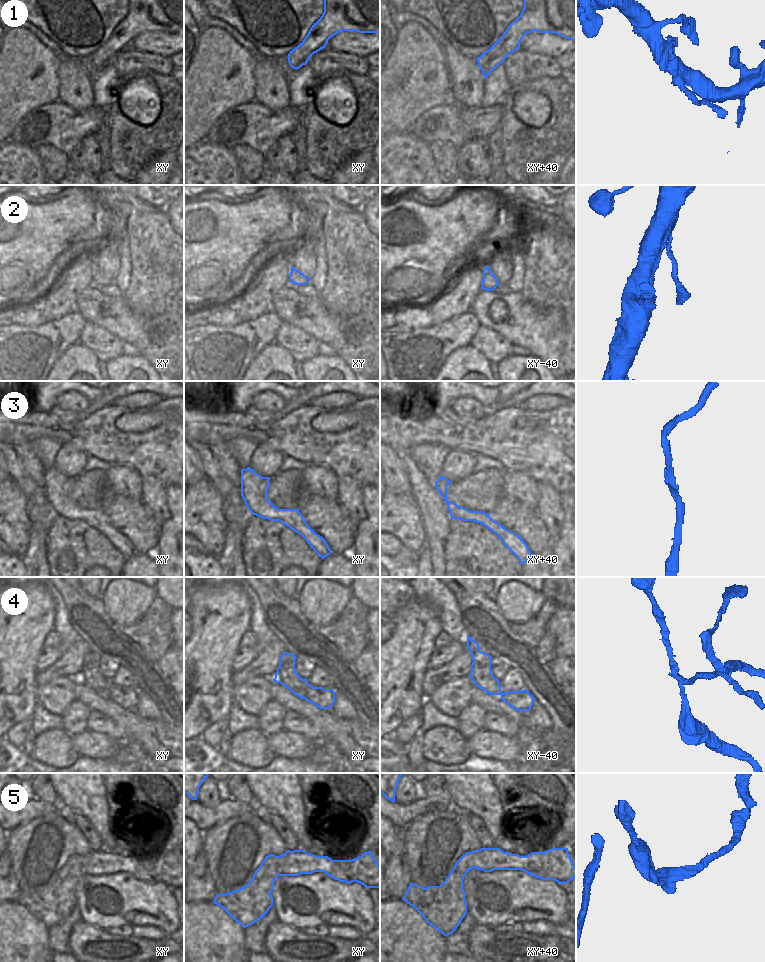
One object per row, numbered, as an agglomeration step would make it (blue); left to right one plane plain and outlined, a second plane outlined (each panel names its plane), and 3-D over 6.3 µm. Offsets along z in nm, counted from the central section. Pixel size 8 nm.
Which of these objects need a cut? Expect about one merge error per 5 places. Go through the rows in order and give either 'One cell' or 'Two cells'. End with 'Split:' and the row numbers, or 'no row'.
1: Two cells
2: One cell
3: One cell
4: Two cells
5: One cell
Split: 1, 4.

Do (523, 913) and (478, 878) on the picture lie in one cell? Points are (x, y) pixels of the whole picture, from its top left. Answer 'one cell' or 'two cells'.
one cell

